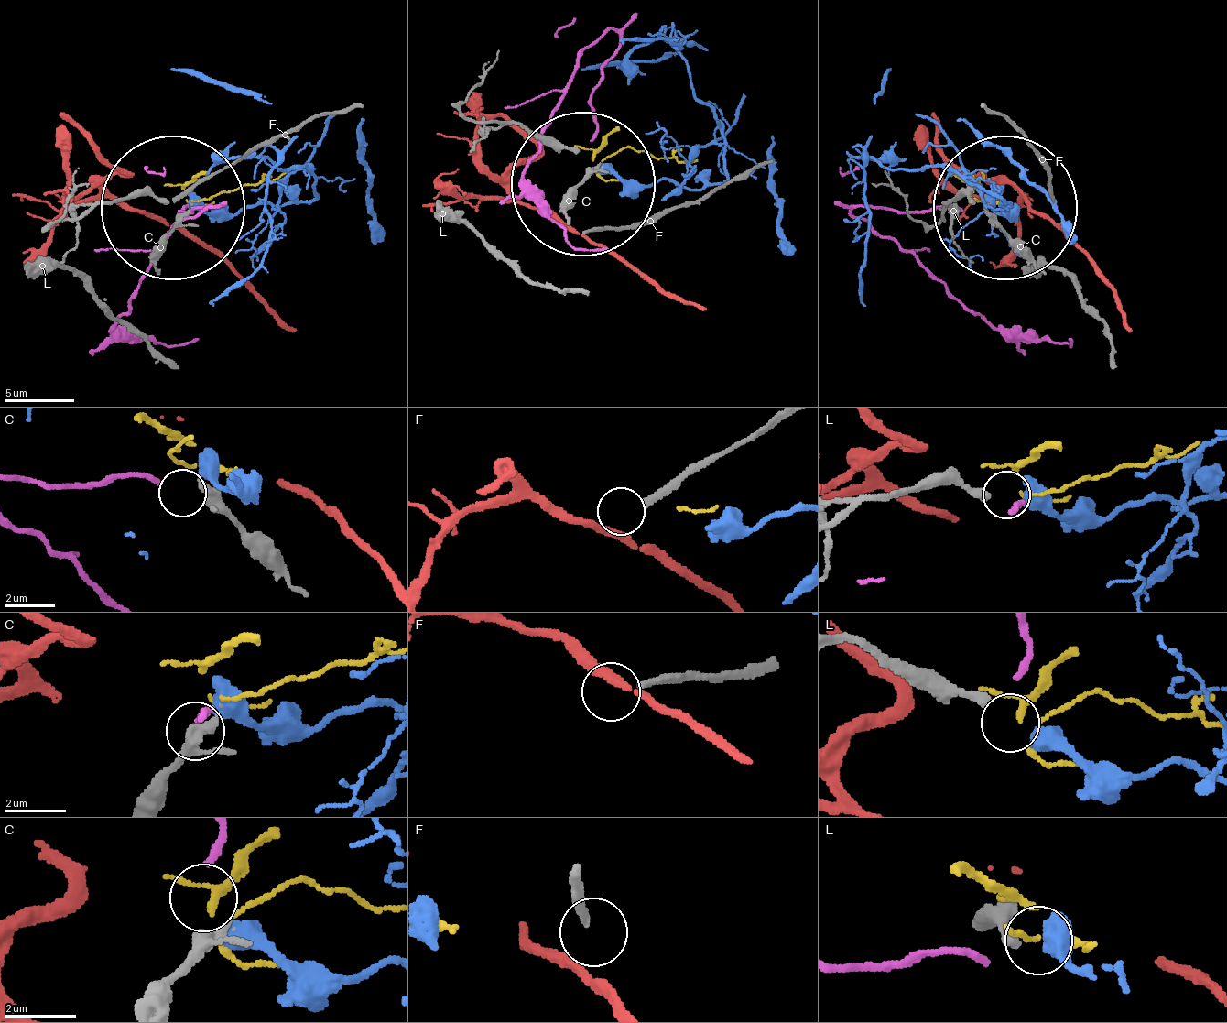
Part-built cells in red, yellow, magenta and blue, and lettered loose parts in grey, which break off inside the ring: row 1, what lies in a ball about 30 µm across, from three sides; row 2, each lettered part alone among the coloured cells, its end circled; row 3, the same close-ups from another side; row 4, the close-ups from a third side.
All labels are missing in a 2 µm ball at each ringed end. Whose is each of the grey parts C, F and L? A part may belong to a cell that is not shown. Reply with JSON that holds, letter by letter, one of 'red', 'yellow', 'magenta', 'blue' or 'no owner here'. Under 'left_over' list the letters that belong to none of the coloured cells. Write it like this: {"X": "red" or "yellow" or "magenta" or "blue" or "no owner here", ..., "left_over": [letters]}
{"C": "magenta", "F": "no owner here", "L": "yellow", "left_over": ["F"]}

